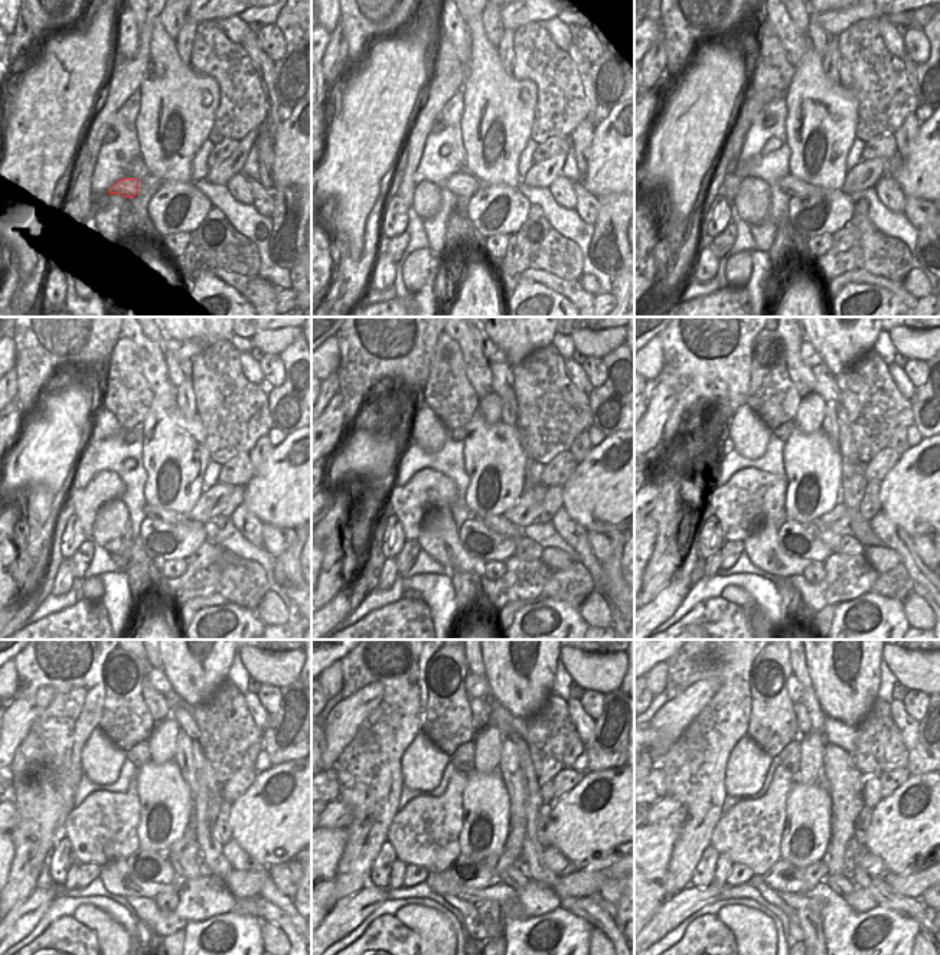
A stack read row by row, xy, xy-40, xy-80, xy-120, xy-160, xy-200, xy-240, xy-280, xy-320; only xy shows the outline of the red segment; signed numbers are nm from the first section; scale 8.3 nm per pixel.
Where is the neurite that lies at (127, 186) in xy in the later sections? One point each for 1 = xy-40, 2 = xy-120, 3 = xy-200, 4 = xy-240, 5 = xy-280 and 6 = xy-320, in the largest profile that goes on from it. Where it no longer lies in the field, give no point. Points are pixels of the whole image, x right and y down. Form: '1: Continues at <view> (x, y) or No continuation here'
1: Continues at xy-40 (463, 185)
2: Continues at xy-120 (152, 512)
3: Continues at xy-200 (816, 526)
4: Continues at xy-240 (186, 869)
5: Continues at xy-280 (512, 876)
6: Continues at xy-320 (844, 886).

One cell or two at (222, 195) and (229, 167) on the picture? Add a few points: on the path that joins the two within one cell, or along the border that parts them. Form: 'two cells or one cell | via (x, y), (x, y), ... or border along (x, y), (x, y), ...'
two cells | border along (204, 177), (225, 186)

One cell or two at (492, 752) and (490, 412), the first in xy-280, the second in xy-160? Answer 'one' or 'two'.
one

